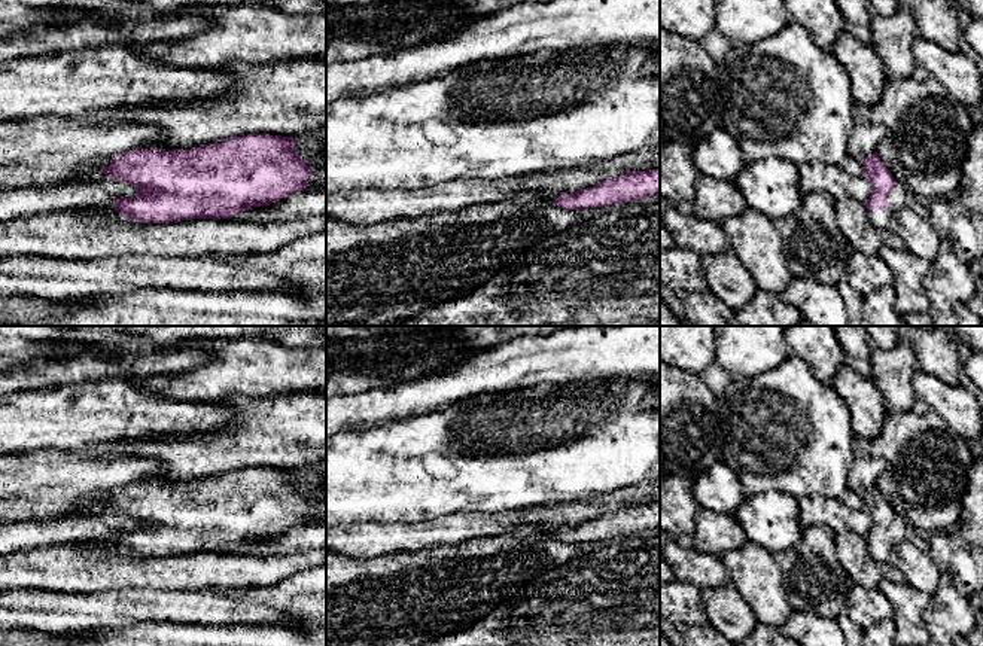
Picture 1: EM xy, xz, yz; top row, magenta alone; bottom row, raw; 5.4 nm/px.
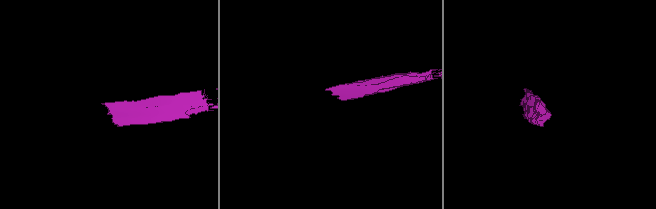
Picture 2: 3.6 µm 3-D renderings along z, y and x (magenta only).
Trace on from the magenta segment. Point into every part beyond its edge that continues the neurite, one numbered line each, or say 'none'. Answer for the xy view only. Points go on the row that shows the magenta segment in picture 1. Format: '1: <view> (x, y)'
1: xy (107, 210)

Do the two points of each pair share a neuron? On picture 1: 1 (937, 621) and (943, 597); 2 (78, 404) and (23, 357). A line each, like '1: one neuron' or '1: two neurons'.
1: one neuron
2: two neurons

